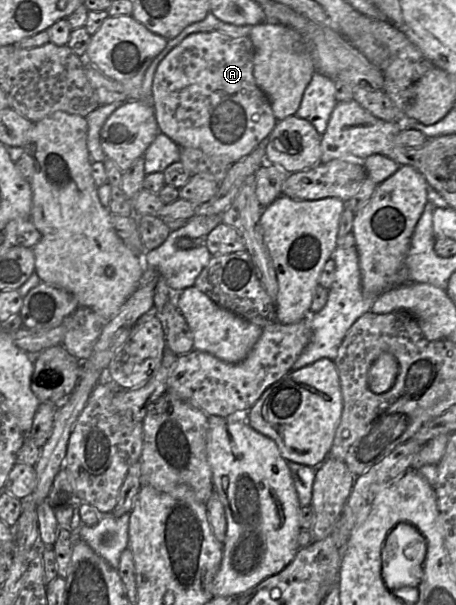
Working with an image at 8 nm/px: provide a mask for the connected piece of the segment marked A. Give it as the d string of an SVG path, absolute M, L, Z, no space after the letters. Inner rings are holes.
M217 31L187 36L159 63L154 75L151 104L160 132L179 147L228 157L233 163L250 154L262 140L267 140L278 122L267 96L255 82L253 58L254 48L249 36L232 37Z

